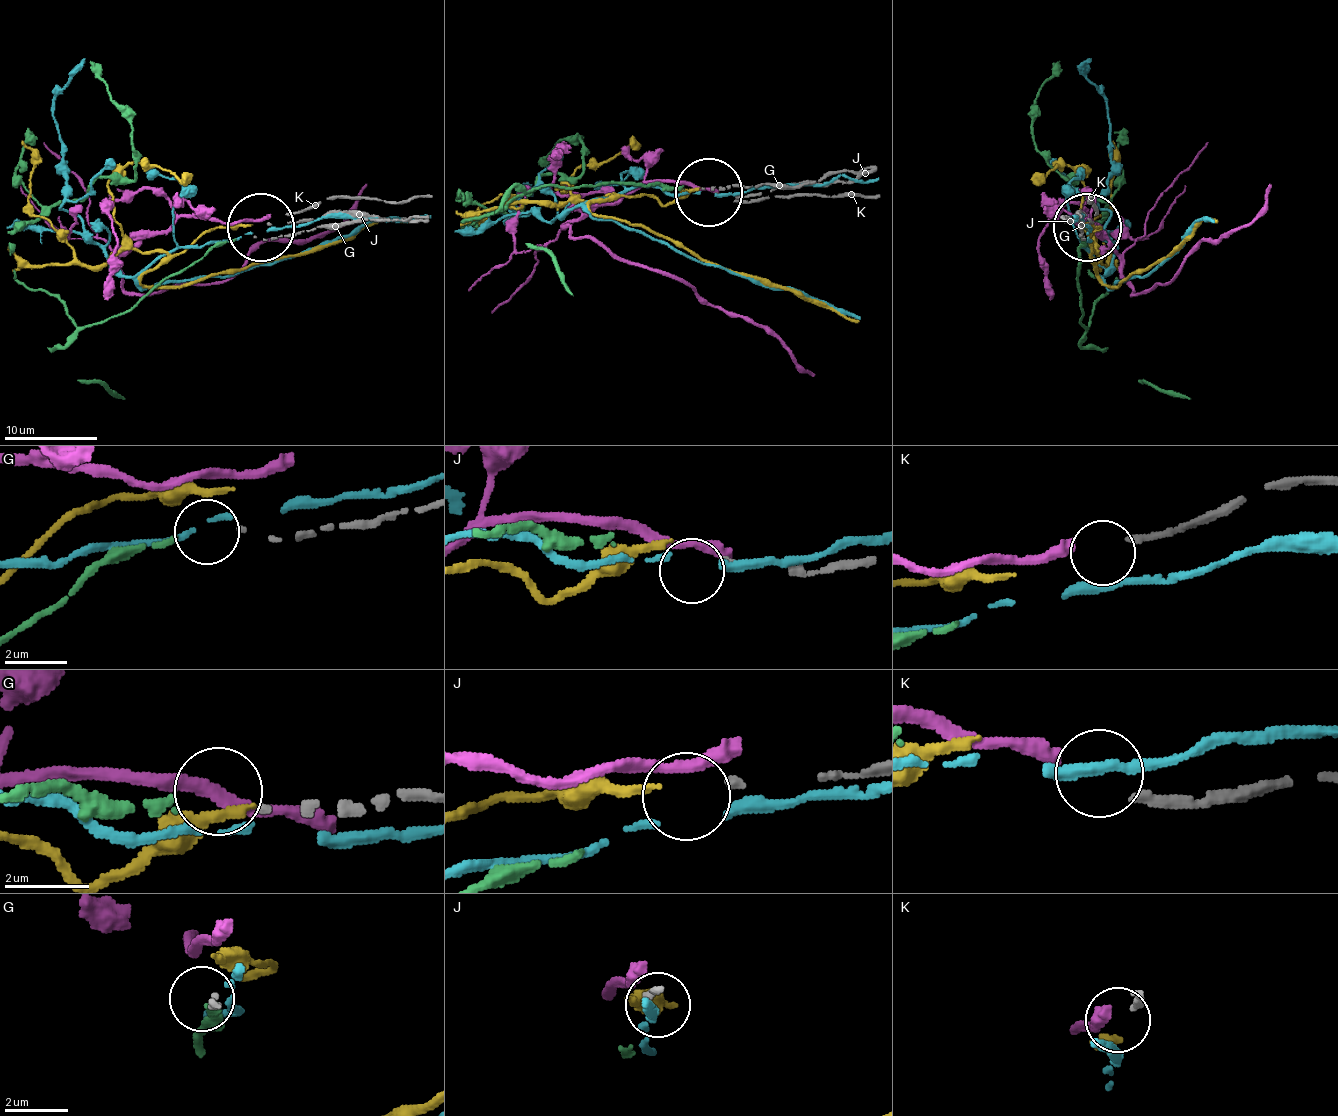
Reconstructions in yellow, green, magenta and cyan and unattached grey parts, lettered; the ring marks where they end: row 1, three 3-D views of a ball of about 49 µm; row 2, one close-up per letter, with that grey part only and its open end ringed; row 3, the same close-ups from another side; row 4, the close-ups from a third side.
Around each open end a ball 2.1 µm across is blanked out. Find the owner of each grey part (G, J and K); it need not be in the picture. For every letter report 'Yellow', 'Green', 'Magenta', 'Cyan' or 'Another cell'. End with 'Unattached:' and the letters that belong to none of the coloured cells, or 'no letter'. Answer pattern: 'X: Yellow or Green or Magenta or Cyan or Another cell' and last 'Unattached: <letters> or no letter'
G: Green
J: Another cell
K: Magenta
Unattached: J

